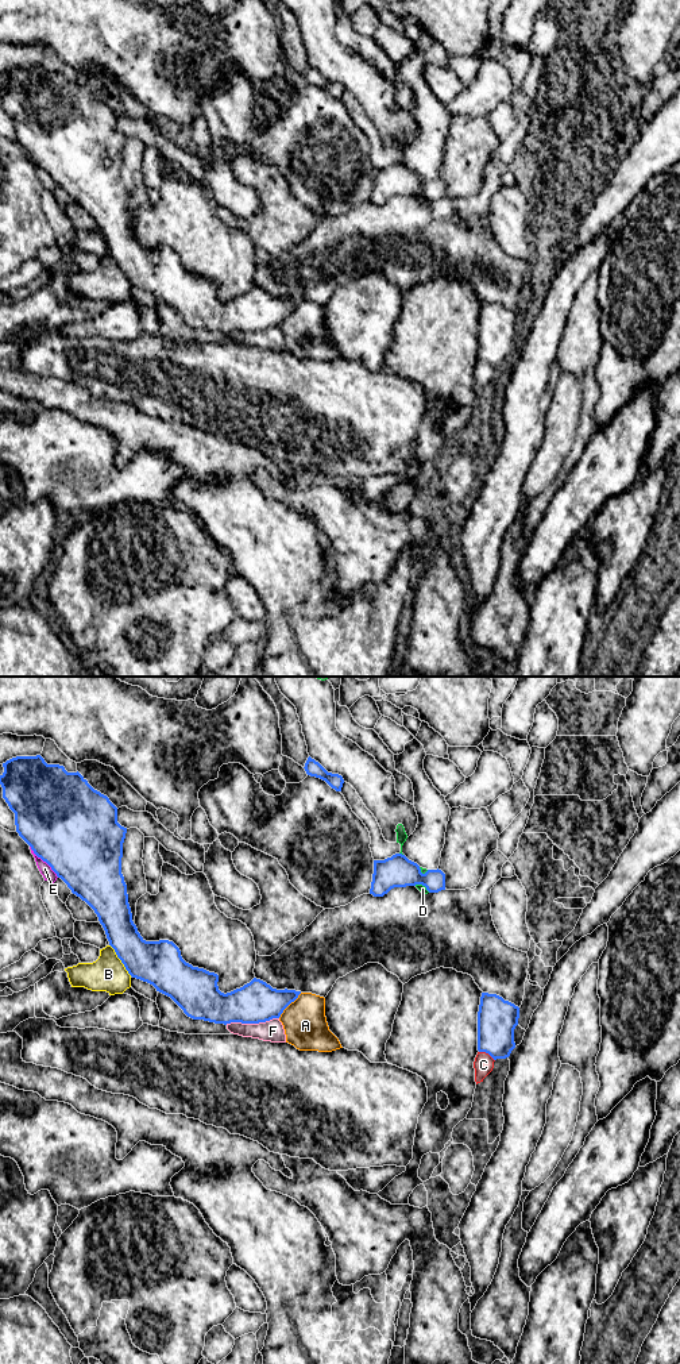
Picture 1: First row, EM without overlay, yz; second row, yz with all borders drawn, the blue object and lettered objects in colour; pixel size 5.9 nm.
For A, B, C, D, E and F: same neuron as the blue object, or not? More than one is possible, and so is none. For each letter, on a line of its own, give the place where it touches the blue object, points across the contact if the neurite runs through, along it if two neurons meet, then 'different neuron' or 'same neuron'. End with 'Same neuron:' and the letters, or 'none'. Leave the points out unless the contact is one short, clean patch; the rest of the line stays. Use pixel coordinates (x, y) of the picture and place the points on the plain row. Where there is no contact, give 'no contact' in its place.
A: contact yz (289, 312); different neuron
B: contact yz (120, 268); different neuron
C: contact yz (487, 361); different neuron
D: contact yz (422, 193); different neuron
E: contact yz (43, 169); different neuron
F: contact yz (251, 331); different neuron
Same neuron: none

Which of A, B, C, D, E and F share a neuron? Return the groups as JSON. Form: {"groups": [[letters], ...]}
{"groups": [["A", "C", "E"], ["B"], ["D"], ["F"]]}

